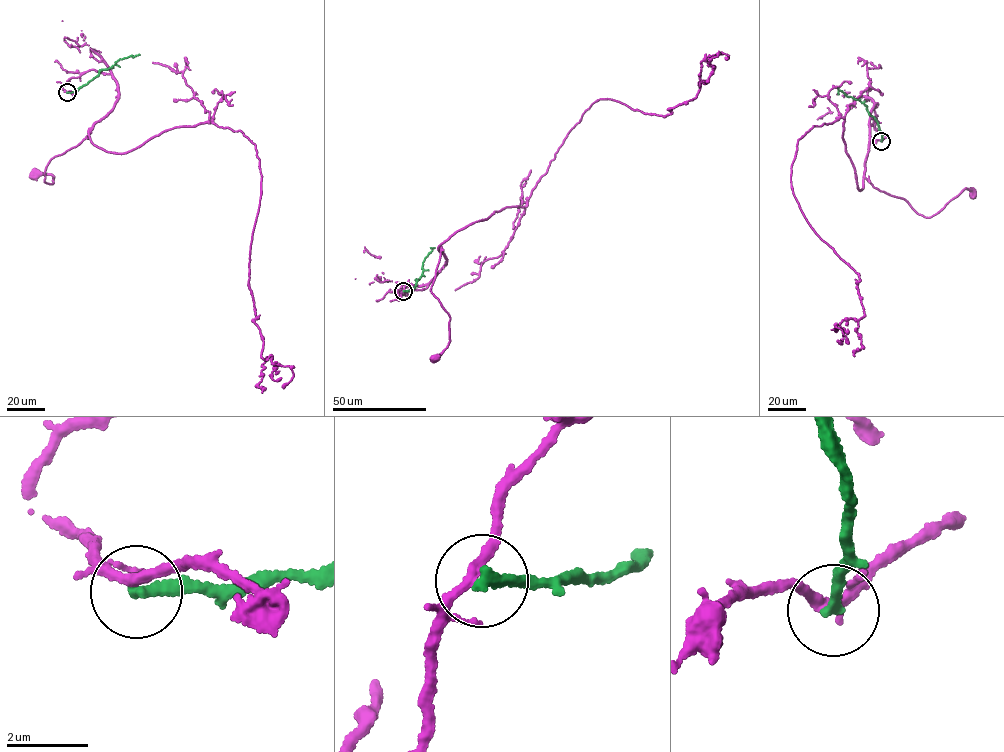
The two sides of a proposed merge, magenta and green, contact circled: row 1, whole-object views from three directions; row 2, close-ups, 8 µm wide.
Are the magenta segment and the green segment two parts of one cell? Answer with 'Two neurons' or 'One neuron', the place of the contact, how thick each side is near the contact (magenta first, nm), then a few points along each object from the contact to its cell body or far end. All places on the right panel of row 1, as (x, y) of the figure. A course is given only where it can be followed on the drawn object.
Two neurons. Place: (881, 141). Thickness 190 nm (magenta) against 300 nm. Course of magenta: (881, 141), (886, 137), (874, 129), (877, 103), (864, 175), (917, 213), (928, 217), (965, 189), (973, 192). Course of green: (881, 141), (877, 122), (866, 106), (841, 91), (838, 94)

